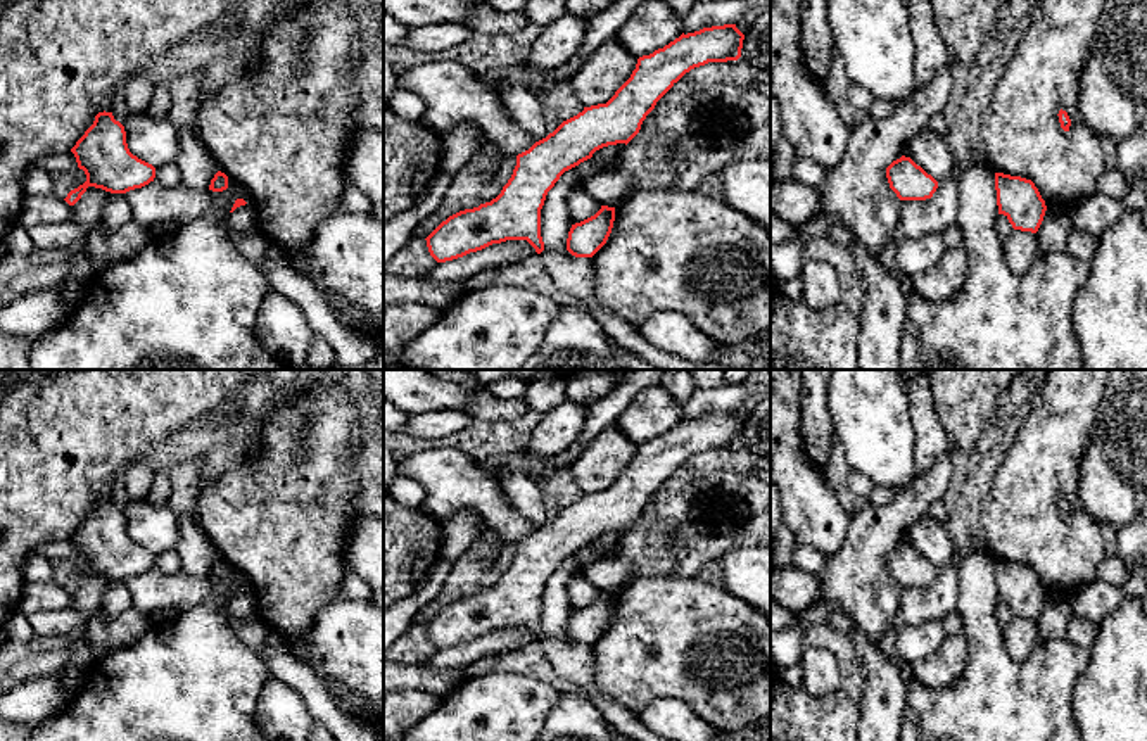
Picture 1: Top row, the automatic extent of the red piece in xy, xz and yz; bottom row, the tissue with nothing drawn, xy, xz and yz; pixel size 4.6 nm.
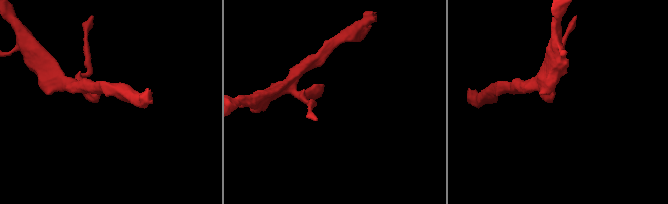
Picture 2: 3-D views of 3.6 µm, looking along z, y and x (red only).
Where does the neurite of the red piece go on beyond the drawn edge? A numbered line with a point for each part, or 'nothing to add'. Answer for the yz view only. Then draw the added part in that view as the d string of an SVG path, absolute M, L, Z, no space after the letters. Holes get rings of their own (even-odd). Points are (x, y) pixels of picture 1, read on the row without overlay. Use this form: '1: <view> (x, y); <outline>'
nothing to add

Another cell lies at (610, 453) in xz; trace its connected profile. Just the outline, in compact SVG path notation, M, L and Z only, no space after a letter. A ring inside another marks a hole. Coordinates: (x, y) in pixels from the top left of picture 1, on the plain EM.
M615 423L589 442L568 472L584 494L606 491L631 465L636 451L637 444L629 440Z

